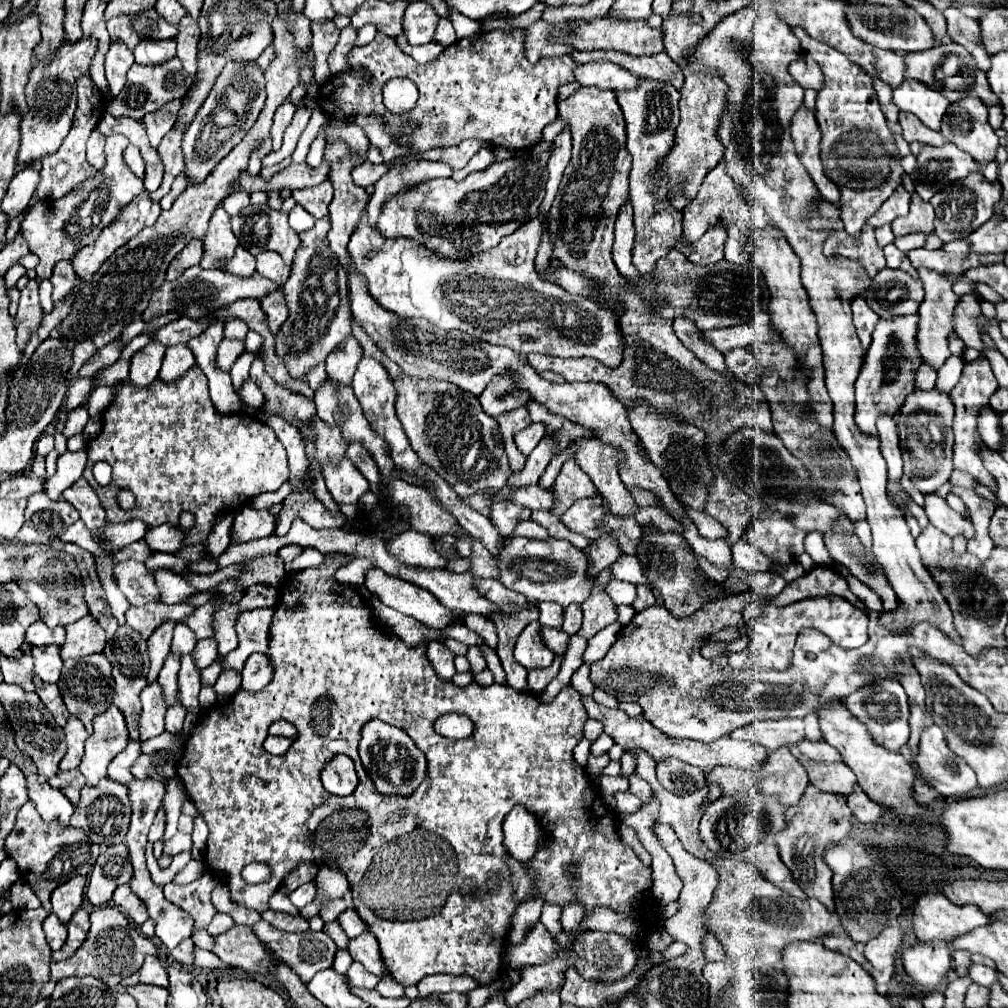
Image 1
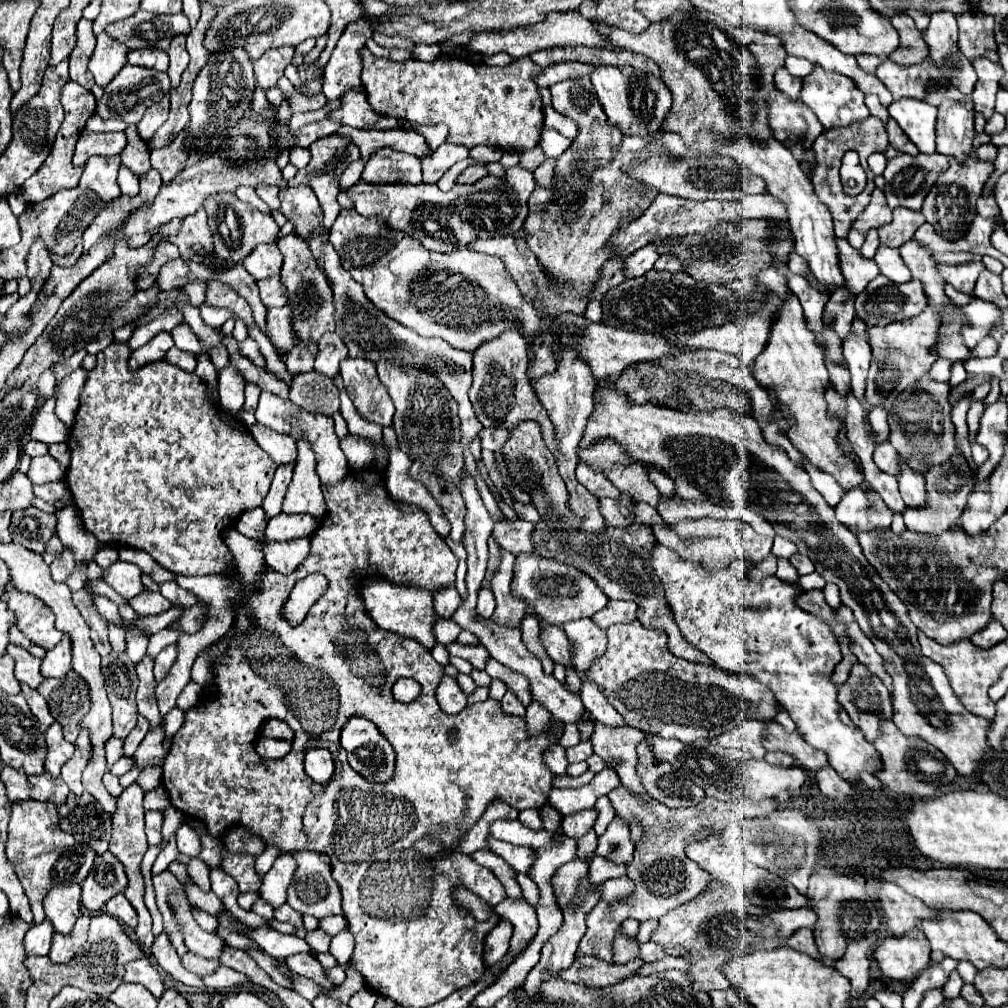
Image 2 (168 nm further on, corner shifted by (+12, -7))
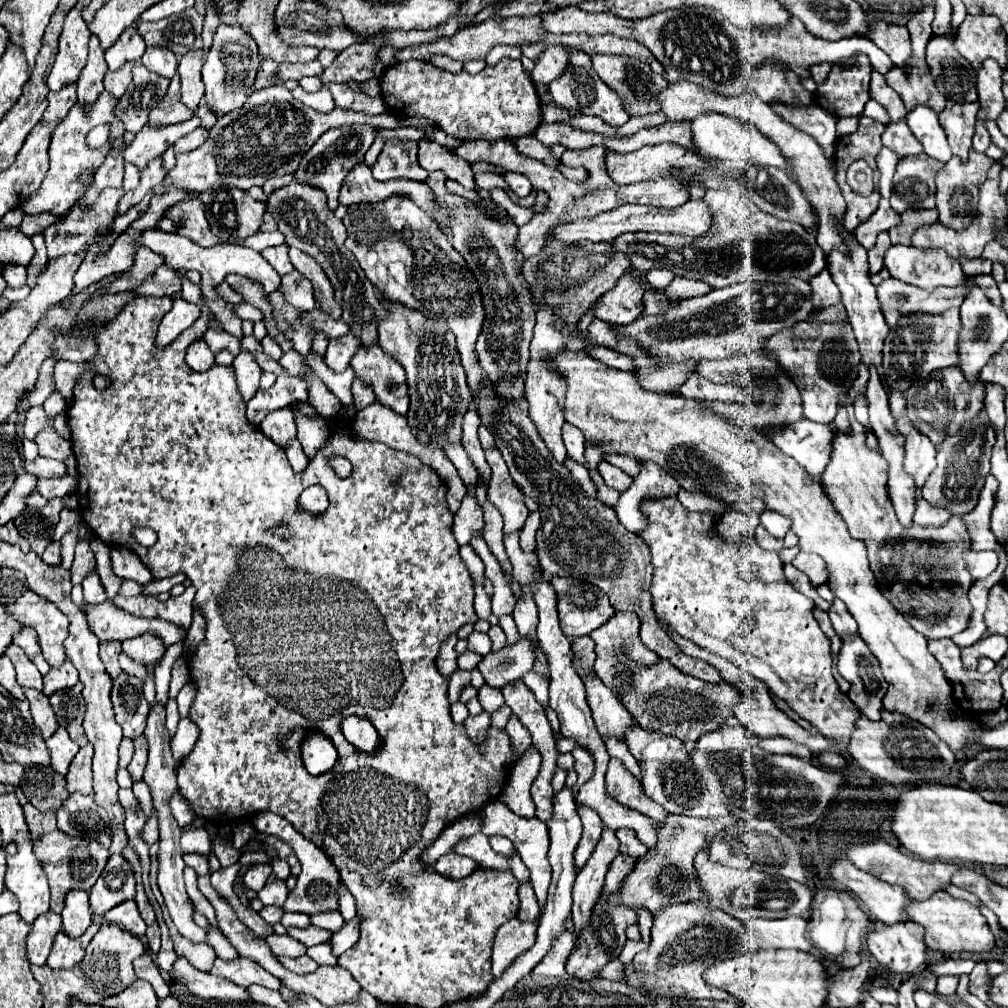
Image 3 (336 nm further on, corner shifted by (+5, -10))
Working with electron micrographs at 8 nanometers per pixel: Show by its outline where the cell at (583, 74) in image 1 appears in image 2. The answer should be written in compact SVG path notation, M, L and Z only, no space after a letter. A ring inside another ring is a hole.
M557 63L557 65L551 65L547 69L543 69L543 73L539 77L535 77L535 83L539 87L551 87L559 81L565 81L565 79L575 79L575 77L585 77L585 75L591 75L595 71L593 65L583 65L583 63Z

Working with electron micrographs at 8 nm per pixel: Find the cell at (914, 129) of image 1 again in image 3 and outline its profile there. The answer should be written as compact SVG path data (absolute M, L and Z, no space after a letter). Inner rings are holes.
M892 122L886 126L884 134L882 134L882 144L890 150L894 150L898 156L916 156L922 154L922 144L914 138L914 134L910 132L908 124L902 122Z

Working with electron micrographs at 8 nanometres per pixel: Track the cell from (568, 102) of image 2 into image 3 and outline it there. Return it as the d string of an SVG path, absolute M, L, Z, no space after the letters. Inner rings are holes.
M566 48L568 50L568 66L564 70L564 74L556 80L550 82L550 94L554 98L556 104L572 108L572 110L580 110L582 114L592 114L592 116L600 116L606 124L610 126L622 126L628 122L630 114L624 110L622 100L618 98L618 94L614 90L610 90L600 76L594 72L592 68L592 60L586 52L576 50L576 48Z

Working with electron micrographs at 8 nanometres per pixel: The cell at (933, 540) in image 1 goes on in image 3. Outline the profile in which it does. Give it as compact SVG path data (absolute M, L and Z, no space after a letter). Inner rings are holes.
M980 414L970 424L966 422L956 434L946 436L944 442L938 446L938 466L922 486L922 498L932 506L950 510L956 516L970 512L978 504L978 496L984 488L986 476L990 474L990 456L996 434L998 432L992 422L988 422L986 416Z

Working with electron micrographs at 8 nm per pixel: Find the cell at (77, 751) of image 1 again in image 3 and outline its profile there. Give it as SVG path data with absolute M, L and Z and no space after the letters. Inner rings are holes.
M60 726L48 740L46 746L50 748L50 766L60 772L62 776L66 776L68 766L72 762L72 758L78 752L78 744L70 740L66 726Z

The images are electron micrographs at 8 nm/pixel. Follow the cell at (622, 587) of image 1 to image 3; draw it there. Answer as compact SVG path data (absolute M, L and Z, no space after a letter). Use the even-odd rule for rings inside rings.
M552 578L550 582L558 594L560 628L568 638L588 636L616 612L606 594L590 582L576 578Z

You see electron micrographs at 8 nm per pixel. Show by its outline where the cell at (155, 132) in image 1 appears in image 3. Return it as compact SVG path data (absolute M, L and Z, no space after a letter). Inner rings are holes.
M174 74L174 78L170 80L170 88L166 92L166 96L162 98L162 102L158 102L156 108L150 110L150 122L154 124L178 124L184 120L190 120L194 116L194 112L190 108L186 108L180 100L180 76Z

